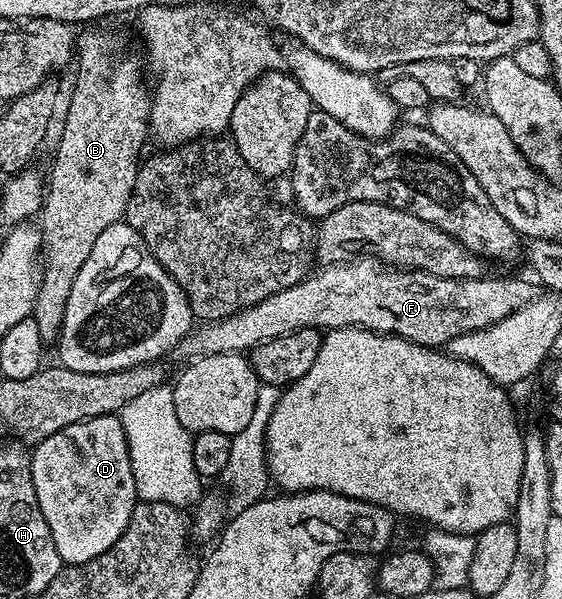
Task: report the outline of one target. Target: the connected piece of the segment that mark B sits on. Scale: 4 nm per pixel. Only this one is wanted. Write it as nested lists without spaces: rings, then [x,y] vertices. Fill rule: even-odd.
[[[106,31],[81,32],[76,39],[78,72],[40,212],[40,278],[32,318],[46,345],[58,342],[72,281],[76,281],[80,265],[88,261],[96,237],[108,225],[123,222],[132,185],[136,185],[138,154],[146,139],[148,143],[152,95],[138,76],[137,61],[130,55],[118,55],[121,51],[121,41]]]

